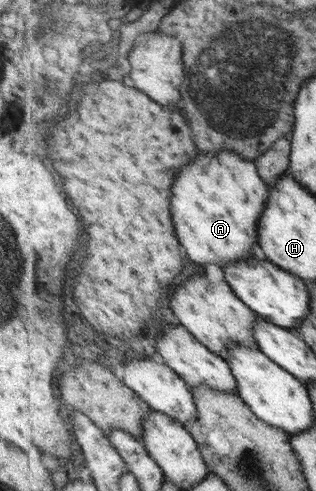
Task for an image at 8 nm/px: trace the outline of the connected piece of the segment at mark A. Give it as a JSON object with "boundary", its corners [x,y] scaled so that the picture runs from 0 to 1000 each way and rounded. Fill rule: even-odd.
{"boundary":[[[696,310],[687,318],[630,316],[623,328],[573,348],[547,377],[547,446],[592,519],[642,546],[668,536],[706,546],[823,517],[813,466],[854,395],[804,324],[734,310]]]}

